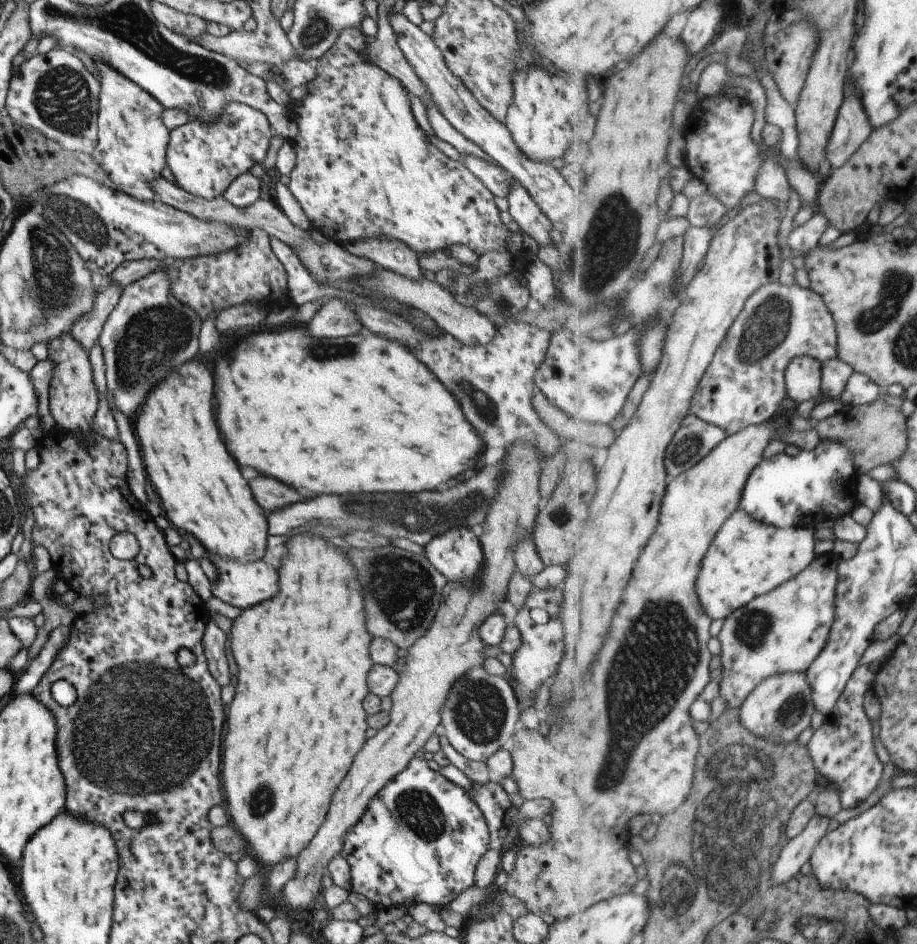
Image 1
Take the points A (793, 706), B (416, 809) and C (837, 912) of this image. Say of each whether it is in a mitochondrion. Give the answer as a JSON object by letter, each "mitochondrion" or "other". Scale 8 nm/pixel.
{"A":"mitochondrion","B":"mitochondrion","C":"mitochondrion"}

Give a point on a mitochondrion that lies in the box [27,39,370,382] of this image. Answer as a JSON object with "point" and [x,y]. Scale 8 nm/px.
{"point":[62,97]}

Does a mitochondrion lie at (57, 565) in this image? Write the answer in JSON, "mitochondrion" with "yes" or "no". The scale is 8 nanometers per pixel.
{"mitochondrion":"no"}

